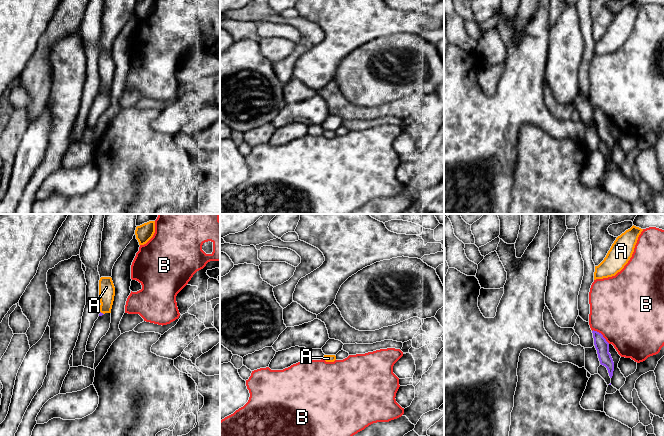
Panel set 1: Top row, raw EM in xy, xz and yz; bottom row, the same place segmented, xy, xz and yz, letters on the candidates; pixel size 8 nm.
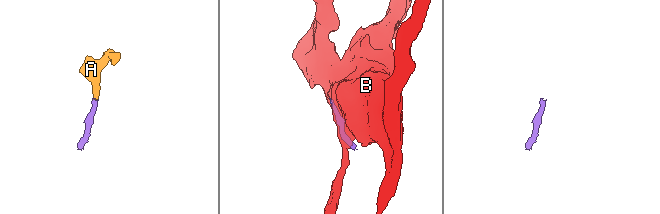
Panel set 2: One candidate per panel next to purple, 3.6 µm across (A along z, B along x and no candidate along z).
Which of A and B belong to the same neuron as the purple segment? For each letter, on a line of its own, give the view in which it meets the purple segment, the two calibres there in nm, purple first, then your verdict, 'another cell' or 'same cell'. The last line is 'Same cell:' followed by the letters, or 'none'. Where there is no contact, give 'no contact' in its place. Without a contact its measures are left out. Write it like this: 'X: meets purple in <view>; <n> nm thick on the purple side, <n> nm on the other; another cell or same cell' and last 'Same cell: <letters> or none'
A: meets purple in xy; 20 nm thick on the purple side, 130 nm on the other; same cell
B: meets purple in yz; 110 nm thick on the purple side, 500 nm on the other; another cell
Same cell: A

